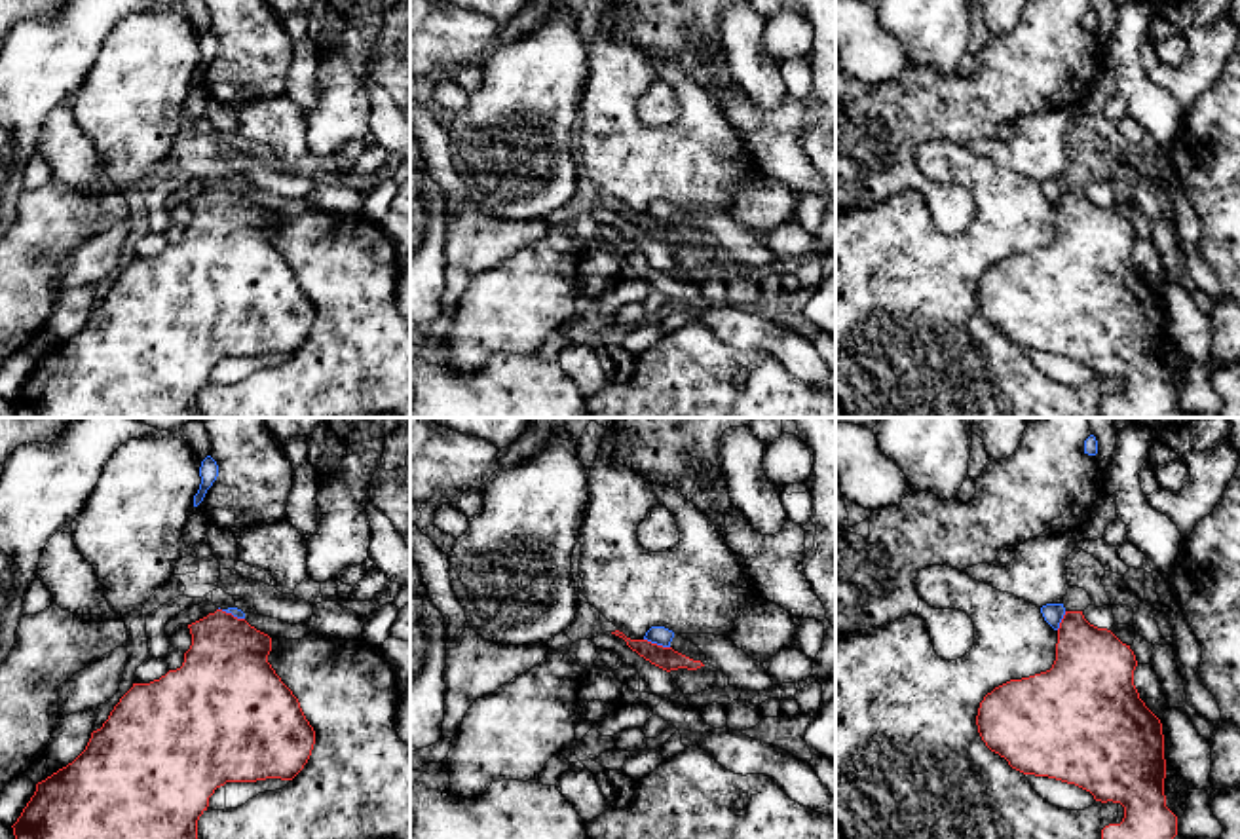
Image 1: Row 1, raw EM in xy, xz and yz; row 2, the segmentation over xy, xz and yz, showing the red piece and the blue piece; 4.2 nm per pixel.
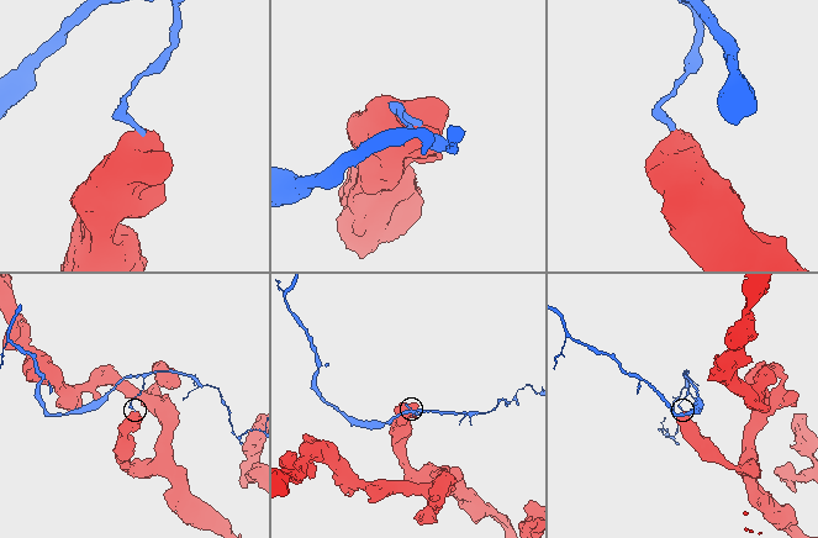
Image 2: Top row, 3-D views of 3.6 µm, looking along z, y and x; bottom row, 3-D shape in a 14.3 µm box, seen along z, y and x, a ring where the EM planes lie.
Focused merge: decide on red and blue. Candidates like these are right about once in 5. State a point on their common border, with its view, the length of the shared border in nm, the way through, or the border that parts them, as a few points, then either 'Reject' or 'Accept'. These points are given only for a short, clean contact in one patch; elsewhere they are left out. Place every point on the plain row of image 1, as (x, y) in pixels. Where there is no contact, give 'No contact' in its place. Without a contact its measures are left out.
Touches red at xz (656, 219). Shared border 120 nm. Boundary: xz (644, 213), (669, 223). Reject

